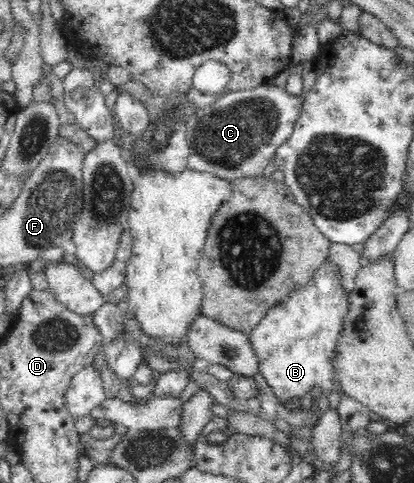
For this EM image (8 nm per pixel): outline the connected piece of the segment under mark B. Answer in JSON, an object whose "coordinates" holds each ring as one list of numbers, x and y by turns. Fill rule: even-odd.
{"coordinates":[[327,258,305,287,298,287,268,310,249,335,259,359,260,374,276,396,288,405,292,405,293,398,301,398,306,403,315,386,327,394,339,390,333,377,332,361,350,304,350,294,343,287,339,268]]}

